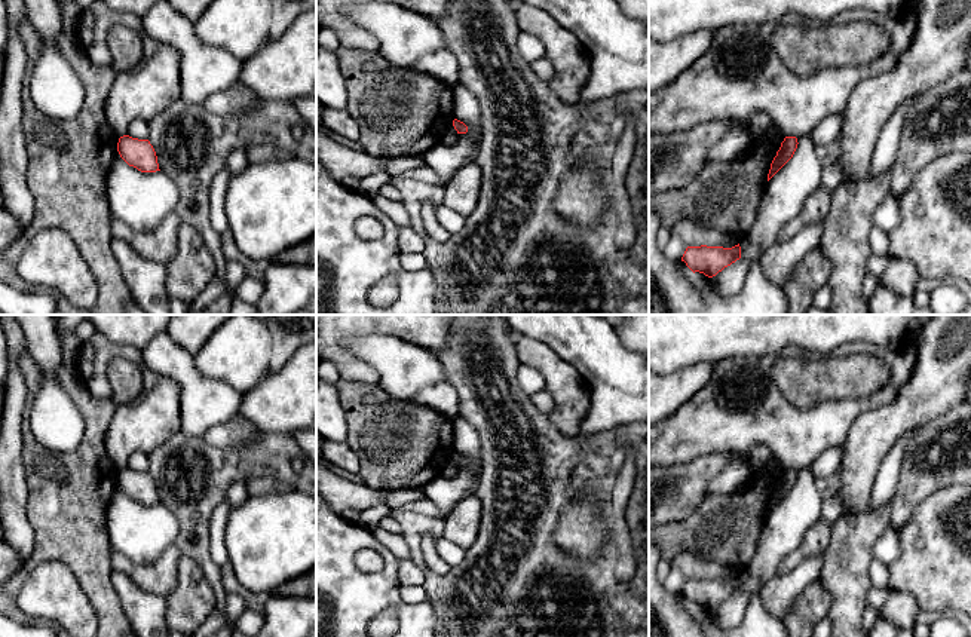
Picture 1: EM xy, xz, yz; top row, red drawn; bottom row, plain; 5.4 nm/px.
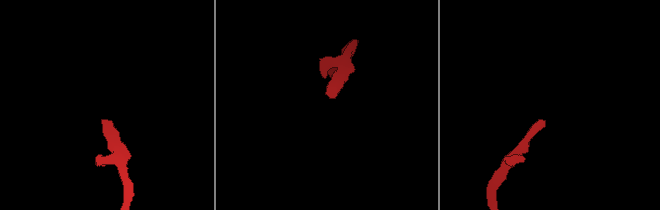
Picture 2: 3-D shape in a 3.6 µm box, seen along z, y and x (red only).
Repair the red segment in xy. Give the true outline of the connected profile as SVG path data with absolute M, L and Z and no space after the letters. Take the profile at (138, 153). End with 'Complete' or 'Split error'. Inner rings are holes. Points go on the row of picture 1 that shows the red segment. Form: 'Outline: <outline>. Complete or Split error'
Outline: M123 135L119 138L117 151L129 166L137 168L141 172L160 171L156 151L148 140Z. Complete

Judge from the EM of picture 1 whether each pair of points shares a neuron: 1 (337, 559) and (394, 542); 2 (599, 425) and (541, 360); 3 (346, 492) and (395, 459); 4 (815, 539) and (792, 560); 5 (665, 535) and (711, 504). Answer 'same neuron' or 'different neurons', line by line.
1: different neurons
2: different neurons
3: different neurons
4: same neuron
5: same neuron

